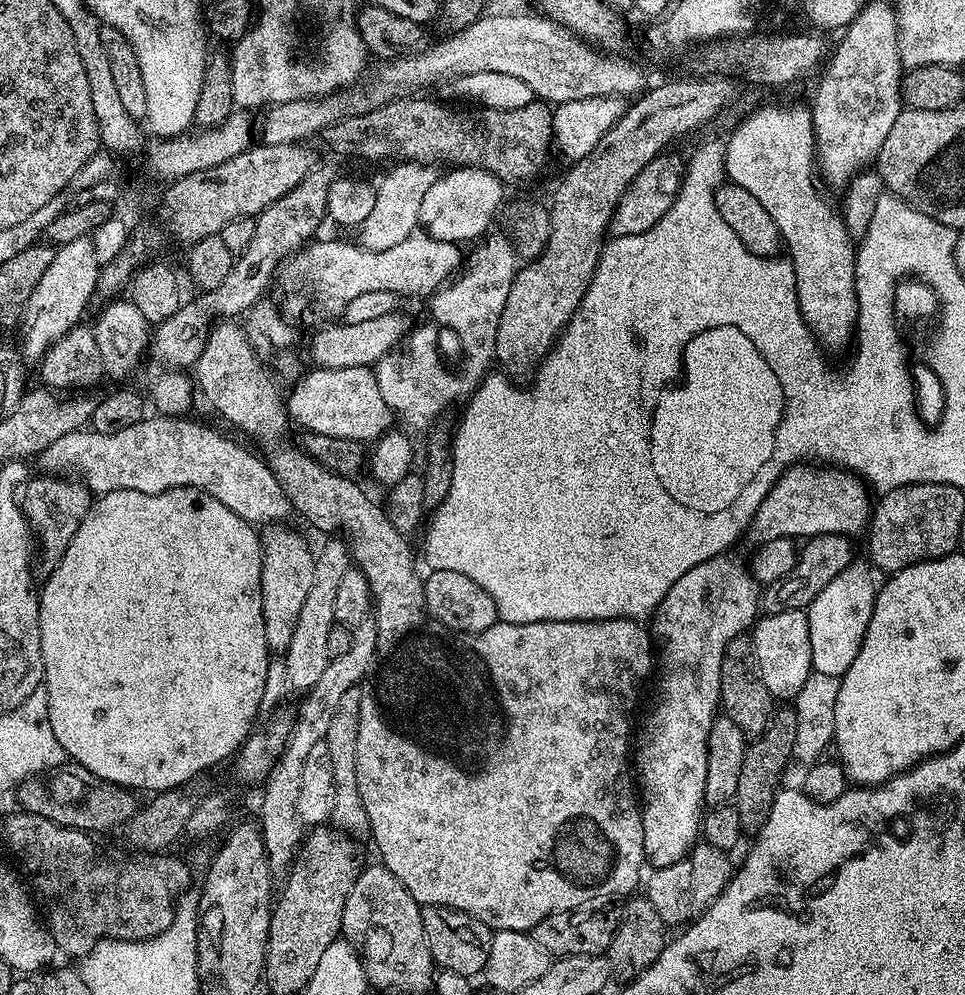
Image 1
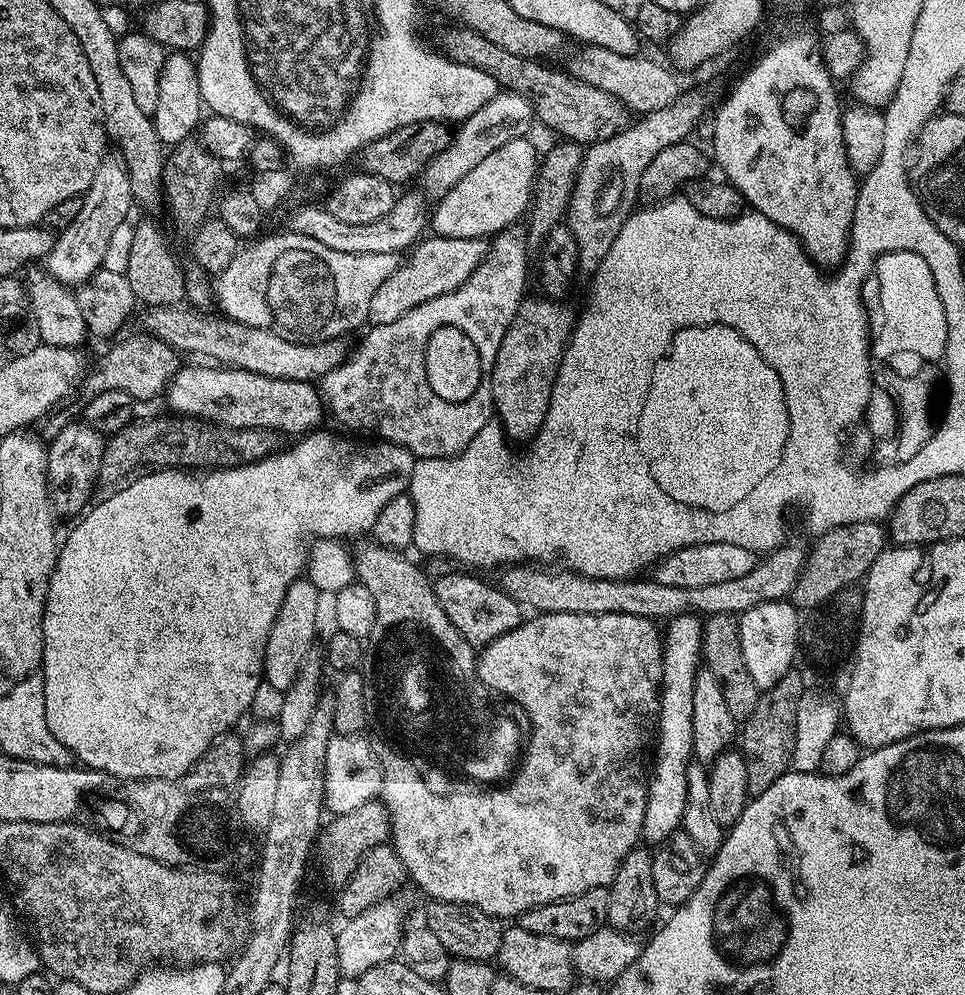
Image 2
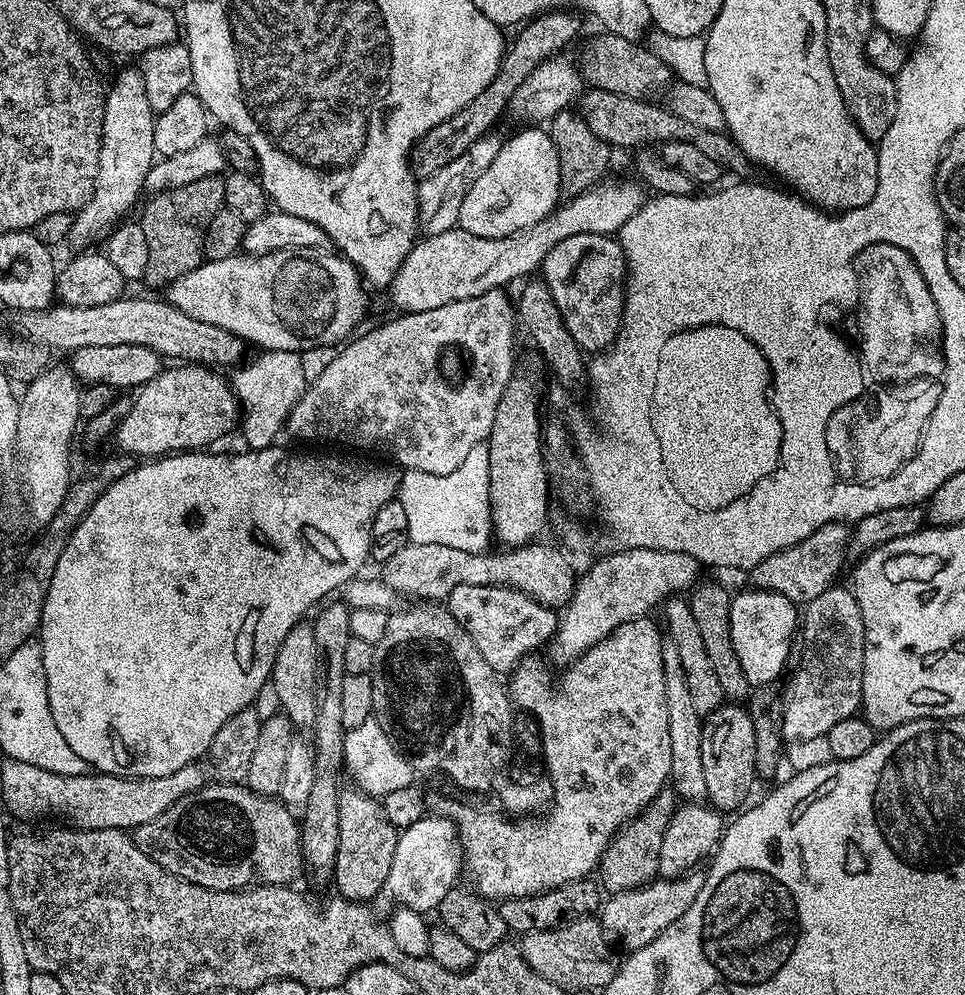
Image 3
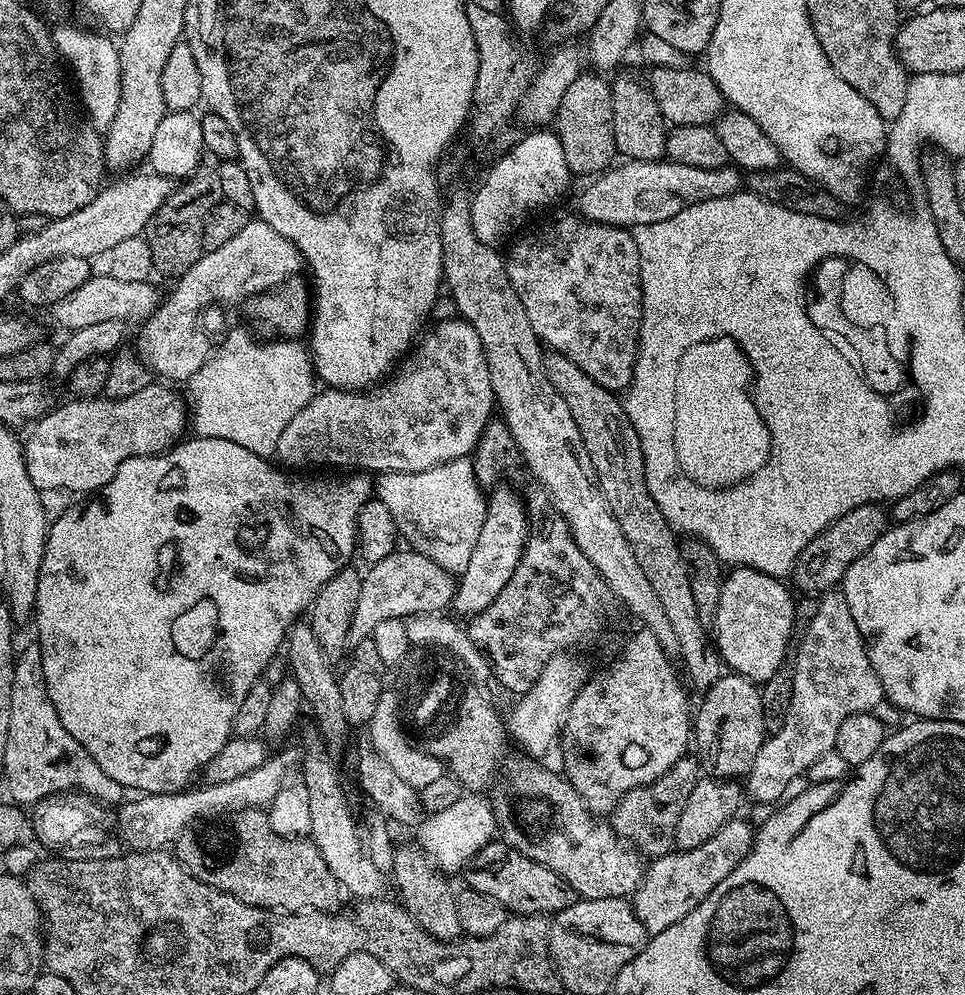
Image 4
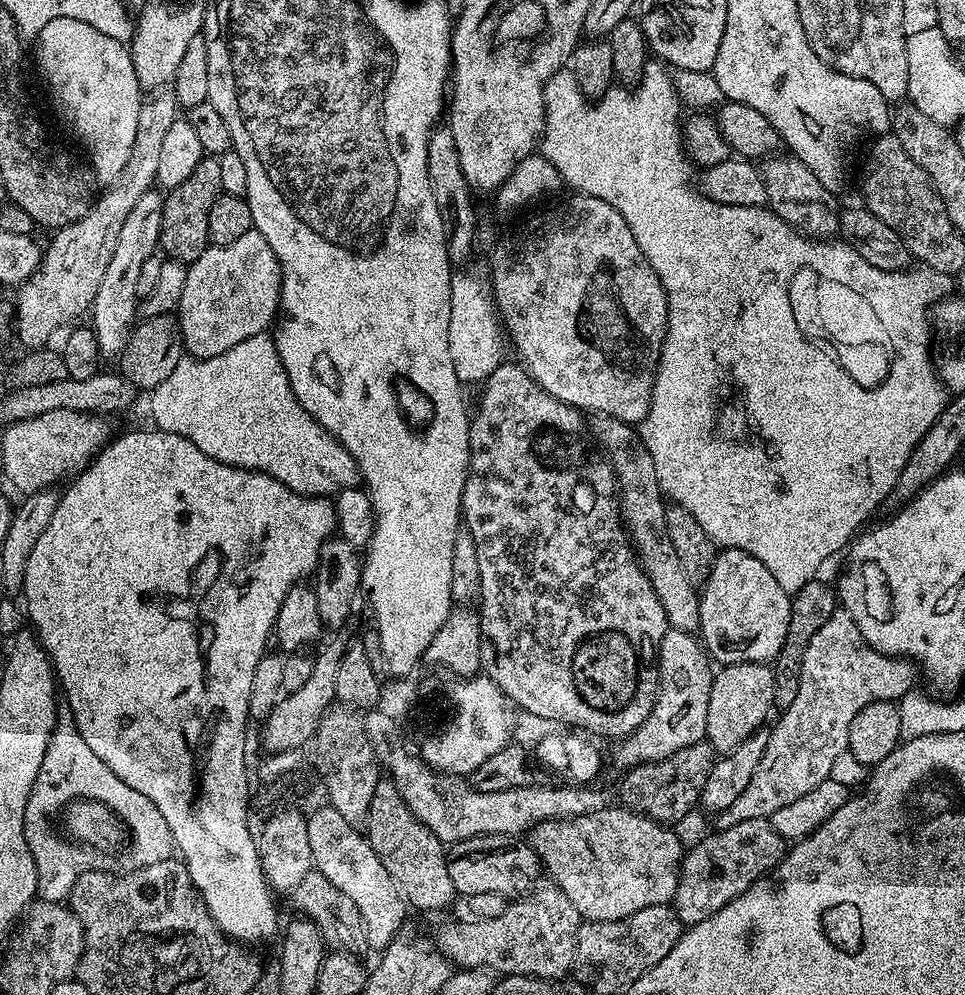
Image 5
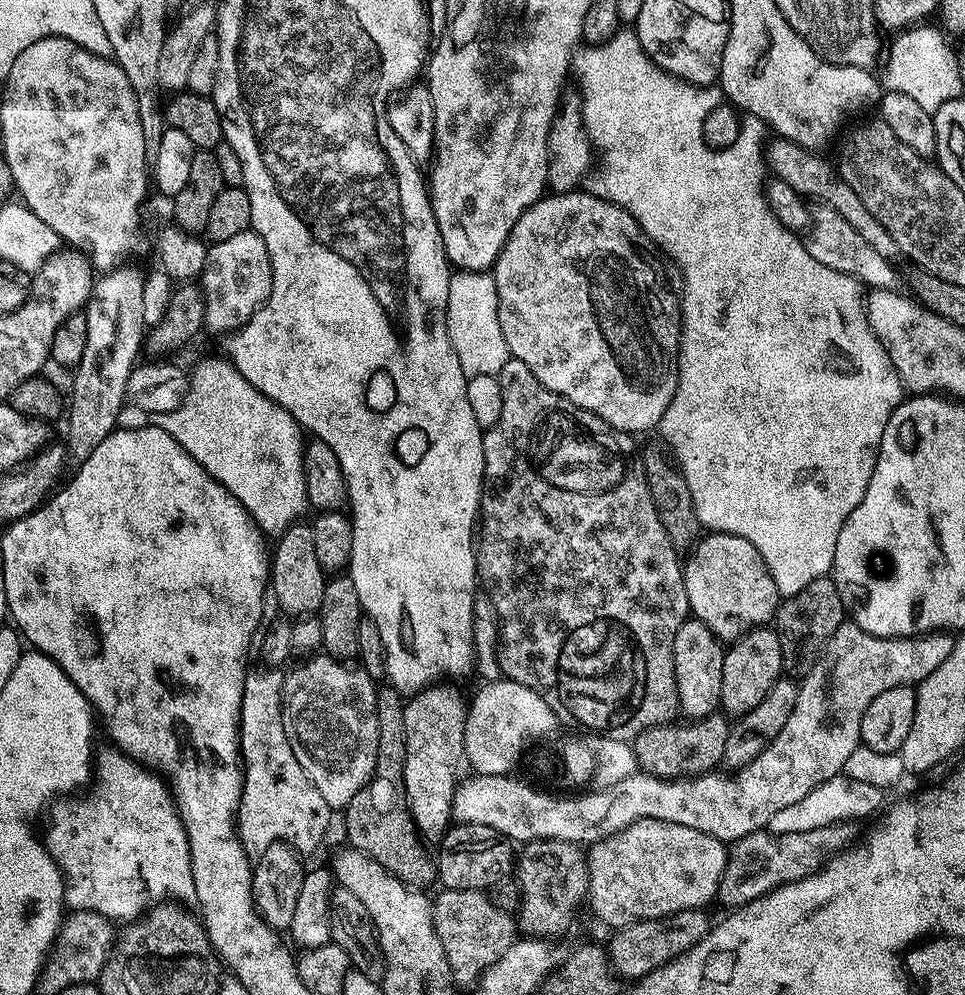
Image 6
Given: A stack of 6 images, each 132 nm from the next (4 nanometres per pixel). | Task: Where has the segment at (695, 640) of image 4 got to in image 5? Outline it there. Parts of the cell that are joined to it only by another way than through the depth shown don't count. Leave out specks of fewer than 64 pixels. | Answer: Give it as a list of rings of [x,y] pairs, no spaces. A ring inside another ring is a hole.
[[[598,414],[591,419],[590,428],[597,445],[615,470],[624,531],[628,533],[646,578],[650,578],[650,586],[654,586],[654,594],[658,594],[658,602],[662,602],[662,610],[666,610],[668,627],[695,633],[700,627],[700,592],[697,585],[686,578],[686,570],[682,570],[682,562],[678,562],[678,553],[674,551],[670,534],[666,531],[666,500],[660,491],[653,458],[642,446],[632,449],[638,440],[637,433],[631,425],[620,419]]]

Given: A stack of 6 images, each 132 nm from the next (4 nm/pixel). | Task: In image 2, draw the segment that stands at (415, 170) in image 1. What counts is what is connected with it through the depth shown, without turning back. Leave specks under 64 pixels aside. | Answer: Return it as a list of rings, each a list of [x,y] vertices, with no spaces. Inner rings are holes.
[[[497,91],[496,97],[486,102],[482,110],[478,110],[469,120],[463,121],[455,129],[452,145],[442,150],[442,154],[438,154],[425,165],[422,171],[425,190],[432,195],[432,198],[446,195],[455,184],[462,182],[465,174],[470,174],[470,170],[478,166],[478,162],[482,162],[482,158],[494,154],[498,146],[506,146],[506,142],[511,140],[525,139],[529,135],[528,131],[531,130],[532,124],[534,125],[534,113],[529,100],[522,98],[522,94],[517,92]]]

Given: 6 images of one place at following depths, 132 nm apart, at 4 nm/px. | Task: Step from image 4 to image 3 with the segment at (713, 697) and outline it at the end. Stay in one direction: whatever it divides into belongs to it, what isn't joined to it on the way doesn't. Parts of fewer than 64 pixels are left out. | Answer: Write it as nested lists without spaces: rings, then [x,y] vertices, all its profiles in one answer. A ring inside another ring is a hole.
[[[725,702],[708,713],[702,730],[702,770],[706,774],[707,803],[721,814],[735,813],[751,794],[752,783],[758,780],[754,722],[747,707]]]

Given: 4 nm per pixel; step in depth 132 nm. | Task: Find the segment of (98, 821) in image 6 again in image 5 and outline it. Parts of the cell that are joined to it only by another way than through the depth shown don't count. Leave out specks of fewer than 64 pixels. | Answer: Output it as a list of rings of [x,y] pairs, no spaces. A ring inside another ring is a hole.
[[[60,714],[56,717],[56,727],[50,734],[36,781],[26,798],[22,818],[22,834],[26,834],[26,846],[30,846],[38,872],[36,894],[39,899],[48,900],[51,904],[67,901],[72,895],[74,882],[78,882],[80,873],[85,871],[85,849],[48,825],[48,816],[56,811],[57,815],[62,806],[76,800],[97,800],[121,820],[130,837],[126,849],[132,868],[154,866],[154,862],[173,859],[172,831],[170,826],[166,826],[166,818],[162,818],[158,806],[154,806],[146,794],[138,794],[138,790],[126,786],[126,782],[122,782],[122,778],[118,778],[118,774],[114,774],[114,770],[110,770],[110,766],[106,766],[106,762],[102,762],[102,758],[98,758],[90,746],[86,746],[86,738],[78,734],[71,715]]]

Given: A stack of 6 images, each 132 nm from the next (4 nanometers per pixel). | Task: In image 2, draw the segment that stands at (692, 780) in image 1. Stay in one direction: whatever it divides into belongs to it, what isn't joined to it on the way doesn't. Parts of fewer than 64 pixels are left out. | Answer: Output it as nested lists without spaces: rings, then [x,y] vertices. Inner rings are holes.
[[[685,614],[683,616],[674,616],[667,621],[666,635],[663,637],[664,645],[664,669],[662,670],[662,678],[660,679],[660,715],[658,717],[658,739],[654,744],[654,756],[656,752],[656,765],[651,765],[651,776],[648,781],[648,801],[646,802],[646,814],[644,815],[644,830],[642,833],[645,841],[649,840],[652,846],[660,846],[665,843],[684,823],[684,811],[686,810],[686,790],[688,789],[688,766],[693,763],[692,739],[694,738],[694,684],[696,682],[696,673],[702,667],[702,649],[704,647],[704,633],[702,631],[702,620],[699,615]]]

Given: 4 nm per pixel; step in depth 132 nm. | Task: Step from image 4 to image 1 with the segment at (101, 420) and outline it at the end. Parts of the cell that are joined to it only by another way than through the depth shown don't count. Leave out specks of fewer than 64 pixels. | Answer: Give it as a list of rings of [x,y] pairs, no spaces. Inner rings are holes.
[[[313,367],[311,371],[304,377],[301,375],[292,393],[289,396],[287,393],[288,418],[293,425],[301,424],[304,432],[361,442],[375,442],[393,427],[392,411],[382,402],[382,392],[378,390],[376,374],[371,367]]]

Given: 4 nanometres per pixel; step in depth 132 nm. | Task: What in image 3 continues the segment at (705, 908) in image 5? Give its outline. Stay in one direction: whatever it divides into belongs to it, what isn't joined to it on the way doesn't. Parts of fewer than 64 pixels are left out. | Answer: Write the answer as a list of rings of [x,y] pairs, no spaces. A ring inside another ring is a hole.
[[[693,870],[686,876],[680,876],[677,880],[666,880],[657,878],[651,884],[646,884],[642,888],[631,888],[625,892],[611,893],[601,903],[598,909],[598,919],[604,931],[609,937],[621,940],[628,947],[628,950],[635,950],[654,942],[662,930],[666,930],[698,898],[698,890],[702,890],[705,873],[700,870]]]

